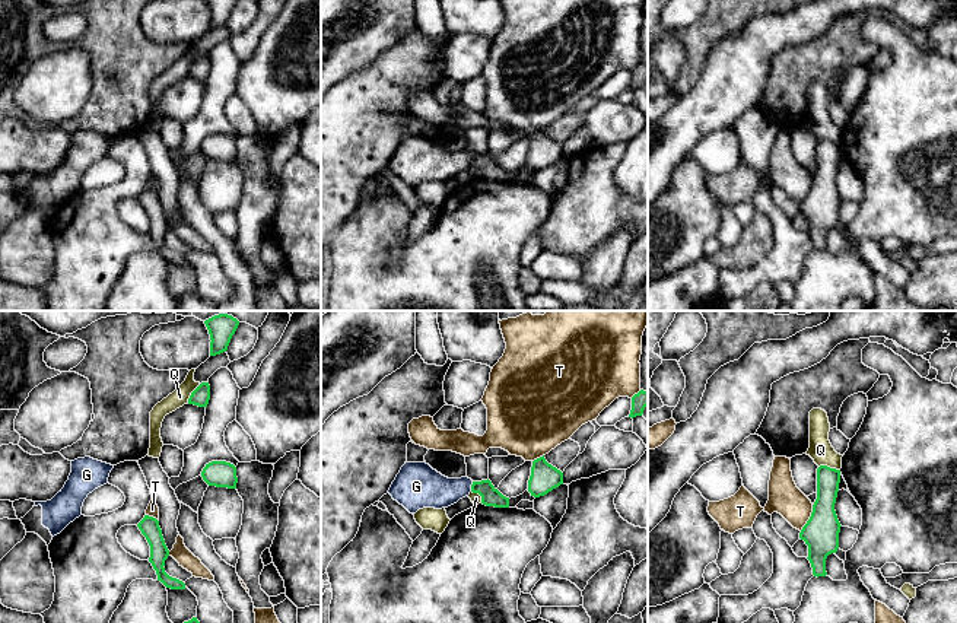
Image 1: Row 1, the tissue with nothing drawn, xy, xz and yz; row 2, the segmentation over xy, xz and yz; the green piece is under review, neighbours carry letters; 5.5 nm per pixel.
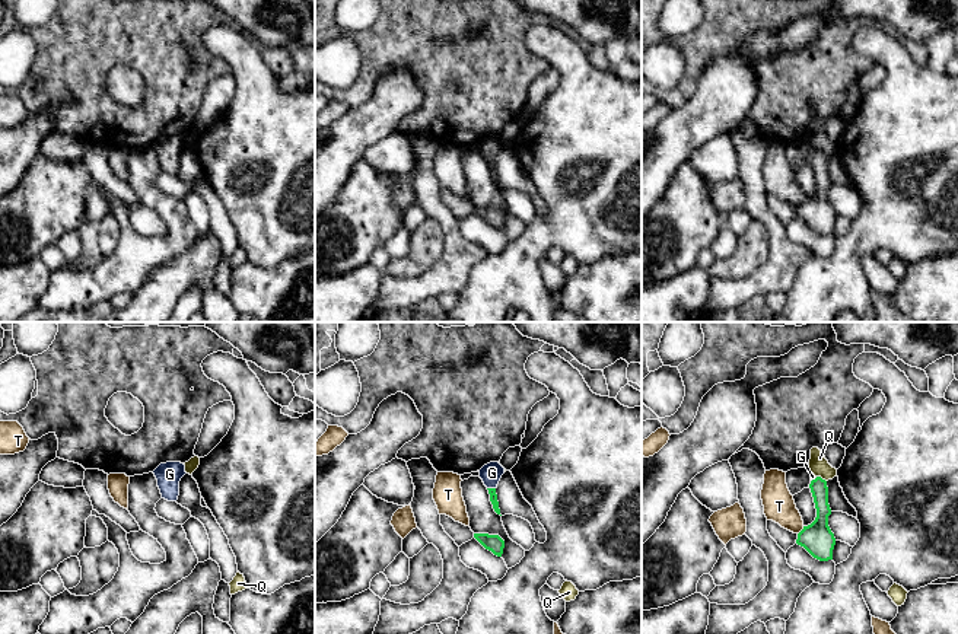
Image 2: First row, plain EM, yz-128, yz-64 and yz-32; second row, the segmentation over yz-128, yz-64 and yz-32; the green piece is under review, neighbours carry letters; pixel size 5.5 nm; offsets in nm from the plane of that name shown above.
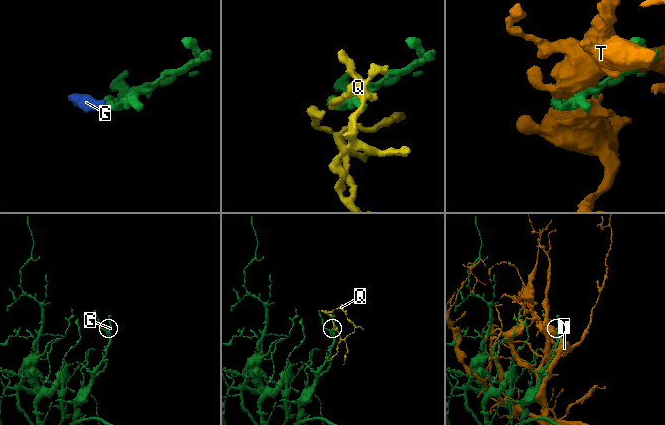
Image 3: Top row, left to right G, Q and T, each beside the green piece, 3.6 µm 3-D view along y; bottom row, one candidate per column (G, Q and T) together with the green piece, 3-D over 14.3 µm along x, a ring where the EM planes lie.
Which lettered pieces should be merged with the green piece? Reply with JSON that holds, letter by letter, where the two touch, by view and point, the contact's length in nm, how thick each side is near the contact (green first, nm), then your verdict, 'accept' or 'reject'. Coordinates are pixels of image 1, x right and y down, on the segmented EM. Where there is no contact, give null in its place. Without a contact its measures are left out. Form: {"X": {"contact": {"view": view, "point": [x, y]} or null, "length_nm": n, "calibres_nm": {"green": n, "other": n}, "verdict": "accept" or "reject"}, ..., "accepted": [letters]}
{"G": {"contact": {"view": "xz", "point": [471, 486]}, "length_nm": 60, "calibres_nm": {"green": 110, "other": 220}, "verdict": "reject"}, "Q": {"contact": {"view": "yz", "point": [829, 467]}, "length_nm": 120, "calibres_nm": {"green": 130, "other": 130}, "verdict": "reject"}, "T": {"contact": {"view": "yz", "point": [810, 518]}, "length_nm": 160, "calibres_nm": {"green": 200, "other": 180}, "verdict": "reject"}, "accepted": []}

